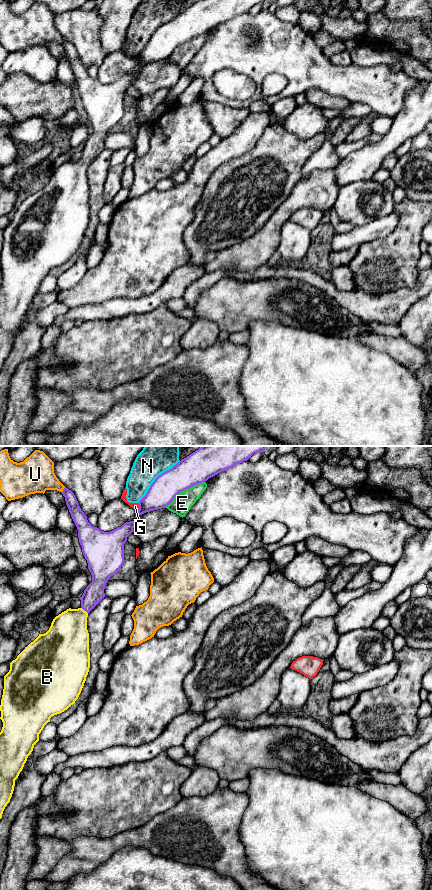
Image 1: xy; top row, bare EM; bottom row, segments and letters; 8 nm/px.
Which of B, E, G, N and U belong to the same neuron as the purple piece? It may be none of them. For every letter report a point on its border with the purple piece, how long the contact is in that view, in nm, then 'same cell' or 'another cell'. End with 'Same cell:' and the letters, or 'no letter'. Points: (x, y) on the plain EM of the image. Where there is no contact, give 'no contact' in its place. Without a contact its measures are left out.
B: xy (84, 162) | 80 nm | same cell
E: xy (184, 41) | 380 nm | another cell
G: xy (139, 59) | 80 nm | another cell
N: xy (155, 31) | 480 nm | another cell
U: xy (63, 42) | 60 nm | another cell
Same cell: B

